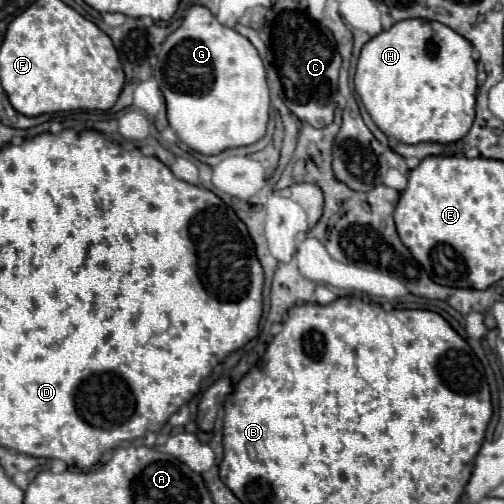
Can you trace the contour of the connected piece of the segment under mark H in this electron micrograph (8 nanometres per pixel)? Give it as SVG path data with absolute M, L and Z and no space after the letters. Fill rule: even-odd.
M408 19L370 39L360 53L354 87L376 127L400 143L452 143L462 139L474 123L478 69L472 45L438 21Z

